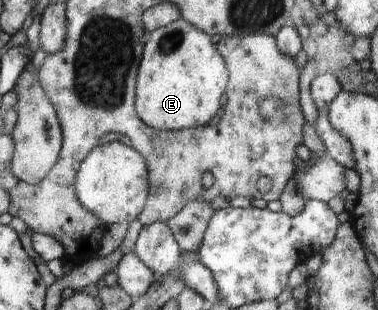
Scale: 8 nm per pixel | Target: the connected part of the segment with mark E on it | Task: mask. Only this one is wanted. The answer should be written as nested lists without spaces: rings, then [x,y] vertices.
[[[179,18],[154,29],[145,43],[147,55],[142,55],[143,67],[138,69],[139,119],[158,130],[209,125],[229,85],[229,69],[209,34]]]

